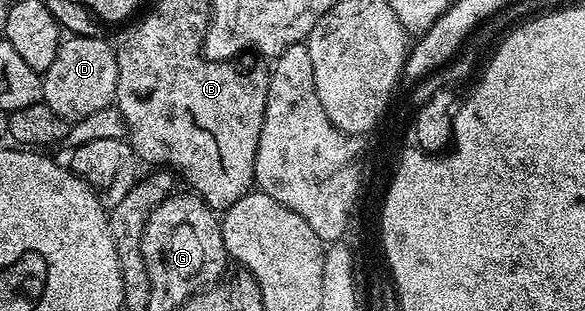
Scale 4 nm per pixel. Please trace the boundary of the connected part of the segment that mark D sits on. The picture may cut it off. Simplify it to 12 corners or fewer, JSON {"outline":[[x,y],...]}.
{"outline":[[72,35],[42,73],[58,117],[113,106],[117,48]]}

